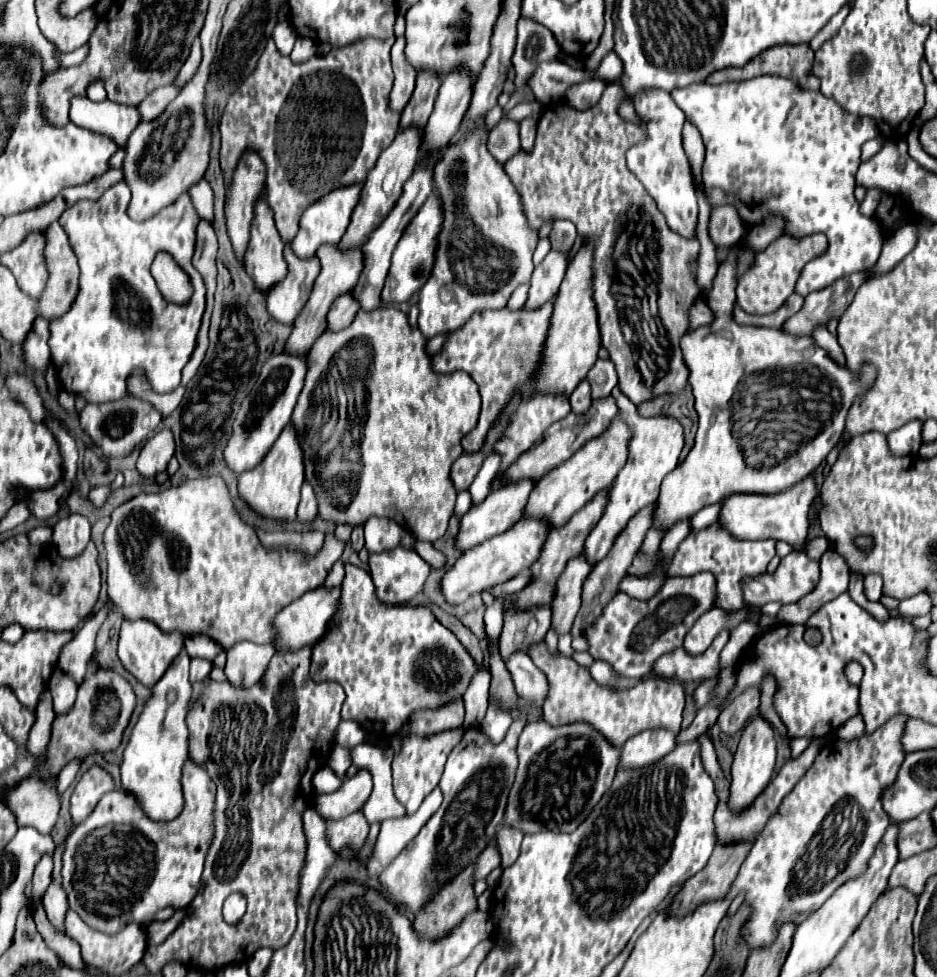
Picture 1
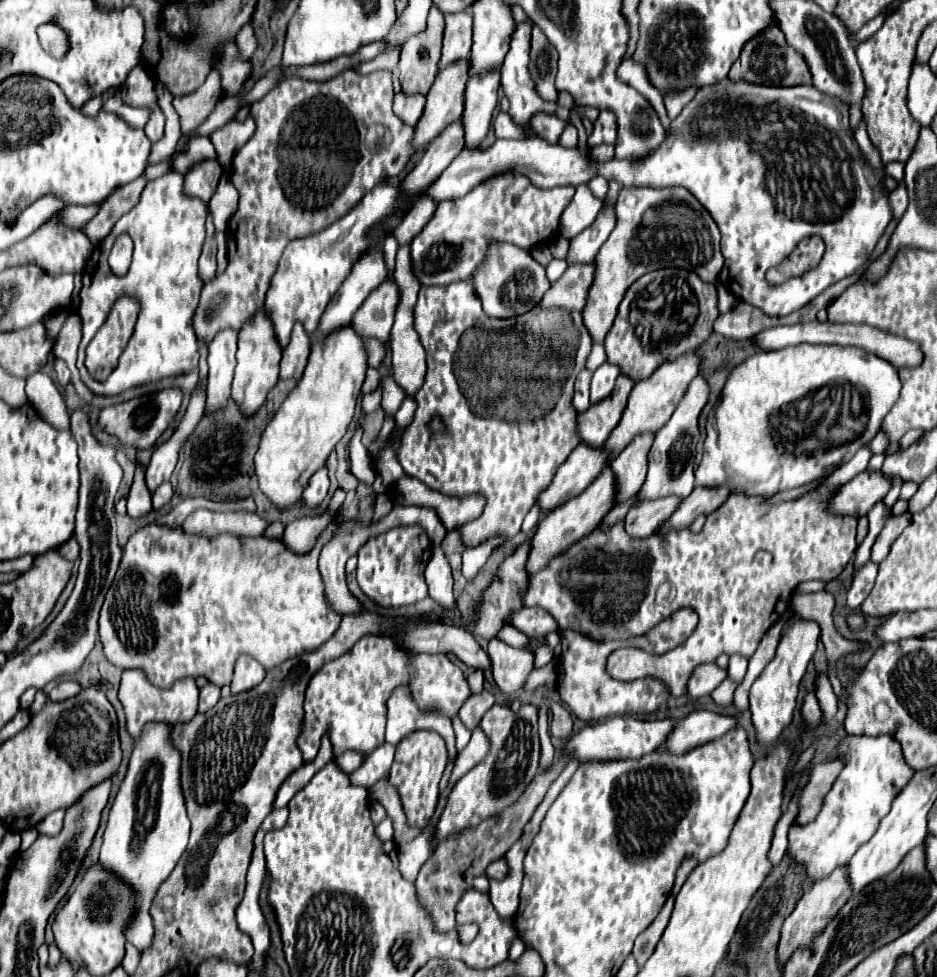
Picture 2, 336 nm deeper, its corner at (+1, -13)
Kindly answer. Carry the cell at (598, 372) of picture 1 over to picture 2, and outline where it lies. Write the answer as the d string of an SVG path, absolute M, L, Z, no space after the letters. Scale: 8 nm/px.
M604 362L604 364L594 372L592 386L590 386L590 402L592 402L592 404L604 400L604 398L612 392L618 374L620 374L618 366L614 366L614 364L610 364L610 362Z

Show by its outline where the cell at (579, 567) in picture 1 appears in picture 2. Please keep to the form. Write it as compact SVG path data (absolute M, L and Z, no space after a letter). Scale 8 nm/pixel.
M666 496L654 502L638 502L630 508L626 516L626 532L634 538L648 538L658 532L658 528L674 514L674 510L682 504L682 498Z

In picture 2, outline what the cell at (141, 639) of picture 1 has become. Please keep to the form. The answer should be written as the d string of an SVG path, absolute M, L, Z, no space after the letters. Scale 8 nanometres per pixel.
M126 670L122 674L120 684L120 702L126 712L126 728L132 738L138 738L142 734L142 726L148 722L164 722L164 724L178 724L178 722L190 722L190 718L196 716L198 710L198 688L192 678L182 678L174 682L170 690L162 690L158 686L152 686L144 672L140 670Z

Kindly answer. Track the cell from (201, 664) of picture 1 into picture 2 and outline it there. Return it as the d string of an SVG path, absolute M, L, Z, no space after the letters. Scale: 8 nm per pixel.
M206 684L204 688L200 688L198 712L208 712L218 700L220 700L220 688L214 686L214 684Z

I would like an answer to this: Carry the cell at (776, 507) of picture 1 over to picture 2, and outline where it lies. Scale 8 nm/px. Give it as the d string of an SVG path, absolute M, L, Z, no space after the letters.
M864 470L844 486L830 502L832 512L866 516L874 504L884 500L892 488L892 476L884 476L880 470Z

